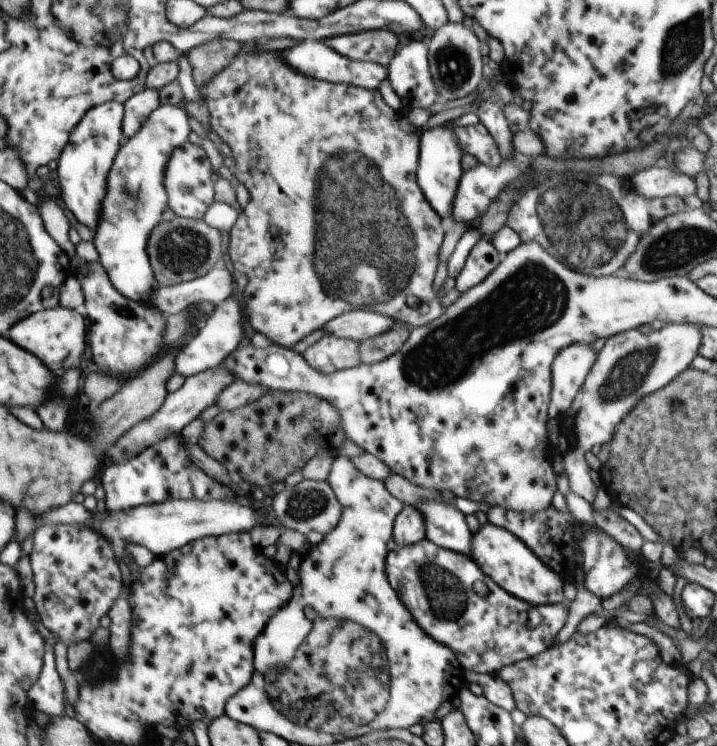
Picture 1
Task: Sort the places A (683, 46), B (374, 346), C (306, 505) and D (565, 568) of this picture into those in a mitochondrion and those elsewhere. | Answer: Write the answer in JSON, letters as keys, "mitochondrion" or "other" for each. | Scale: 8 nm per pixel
{"A":"mitochondrion","B":"mitochondrion","C":"mitochondrion","D":"other"}

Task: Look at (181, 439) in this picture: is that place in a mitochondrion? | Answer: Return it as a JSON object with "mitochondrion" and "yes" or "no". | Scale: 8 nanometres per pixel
{"mitochondrion":"no"}

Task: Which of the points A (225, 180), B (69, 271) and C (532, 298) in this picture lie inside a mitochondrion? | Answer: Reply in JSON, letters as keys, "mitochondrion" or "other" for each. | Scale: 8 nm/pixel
{"A":"other","B":"other","C":"mitochondrion"}

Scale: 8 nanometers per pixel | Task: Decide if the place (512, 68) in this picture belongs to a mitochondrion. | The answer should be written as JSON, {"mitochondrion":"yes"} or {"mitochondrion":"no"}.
{"mitochondrion":"no"}

